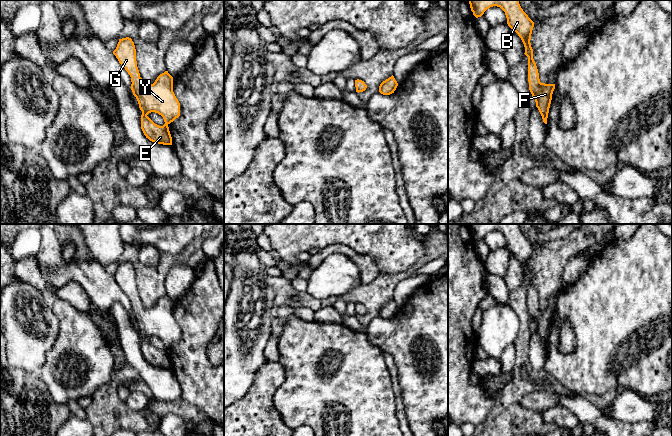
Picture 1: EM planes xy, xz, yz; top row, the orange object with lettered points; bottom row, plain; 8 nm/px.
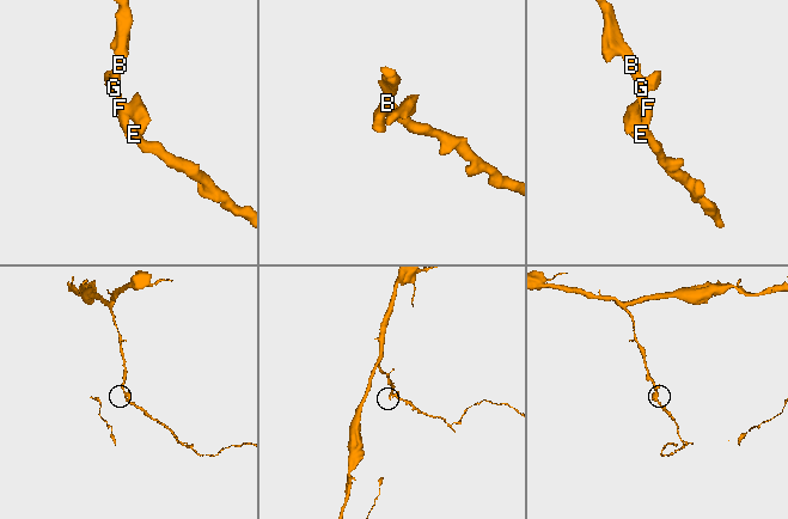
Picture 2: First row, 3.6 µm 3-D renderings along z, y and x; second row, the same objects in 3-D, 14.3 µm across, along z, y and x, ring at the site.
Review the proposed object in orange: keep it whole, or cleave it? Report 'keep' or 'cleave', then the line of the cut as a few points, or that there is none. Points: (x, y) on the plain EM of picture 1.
keep | no cut

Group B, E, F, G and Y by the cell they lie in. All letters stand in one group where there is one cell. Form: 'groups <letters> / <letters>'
groups B E F G Y

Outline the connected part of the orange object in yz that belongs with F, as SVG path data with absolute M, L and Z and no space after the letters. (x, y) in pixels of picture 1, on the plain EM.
M468 224L473 239L478 242L490 231L500 231L506 239L508 250L513 253L521 262L525 279L528 281L528 306L529 314L535 323L543 346L547 348L549 332L555 308L541 307L536 287L533 283L533 273L531 271L531 258L534 246L523 235L519 224Z

